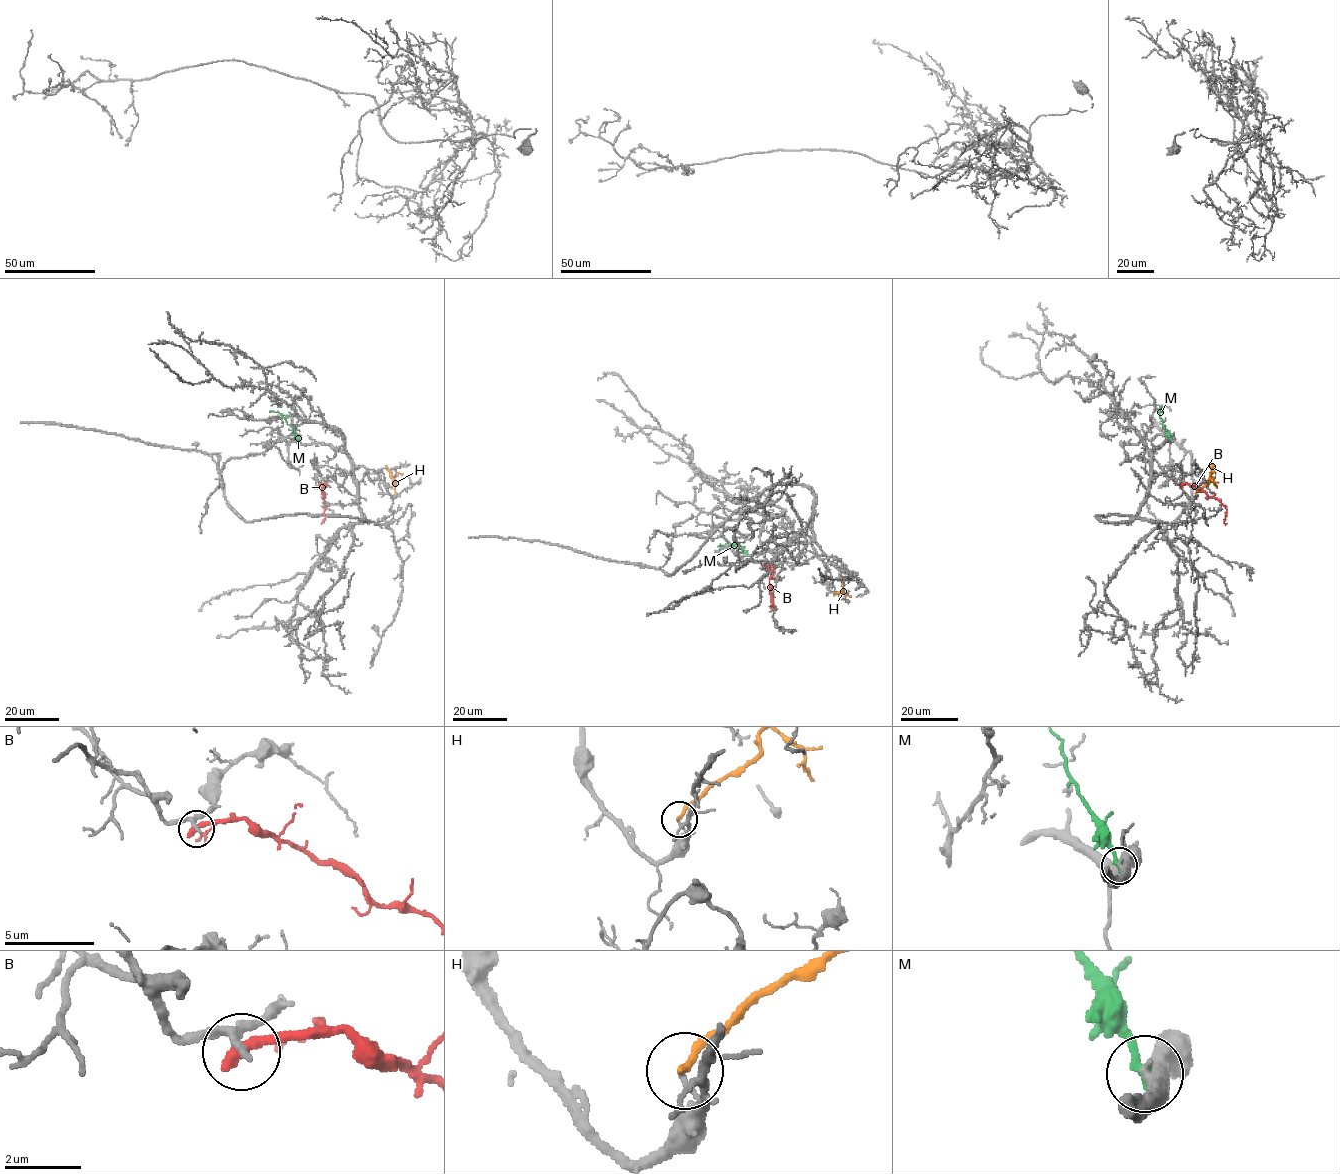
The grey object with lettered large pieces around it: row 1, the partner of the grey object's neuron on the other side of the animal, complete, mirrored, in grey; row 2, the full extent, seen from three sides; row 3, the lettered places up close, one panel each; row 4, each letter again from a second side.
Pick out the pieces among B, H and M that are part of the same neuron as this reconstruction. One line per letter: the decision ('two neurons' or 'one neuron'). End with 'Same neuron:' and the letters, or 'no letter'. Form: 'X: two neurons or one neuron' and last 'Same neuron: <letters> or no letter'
B: two neurons
H: two neurons
M: two neurons
Same neuron: no letter

